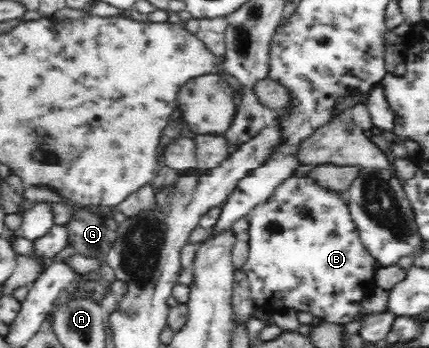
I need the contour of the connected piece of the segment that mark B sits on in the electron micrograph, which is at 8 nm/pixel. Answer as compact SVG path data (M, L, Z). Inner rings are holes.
M308 176L305 177L290 177L287 178L282 184L277 186L277 189L273 191L267 203L257 206L249 216L249 254L247 261L241 267L245 275L248 277L250 283L250 290L254 302L257 306L262 306L267 303L275 303L275 305L281 309L295 309L301 312L311 312L316 316L316 319L327 318L332 322L347 323L355 319L360 315L360 301L365 297L365 288L367 284L371 284L374 281L374 275L376 270L379 269L380 263L373 258L373 255L366 249L366 246L361 242L360 234L357 227L353 223L348 204L345 202L345 196L339 195L333 191L329 191L316 184L315 180L312 180ZM301 208L307 208L307 214L301 216L299 210Z

